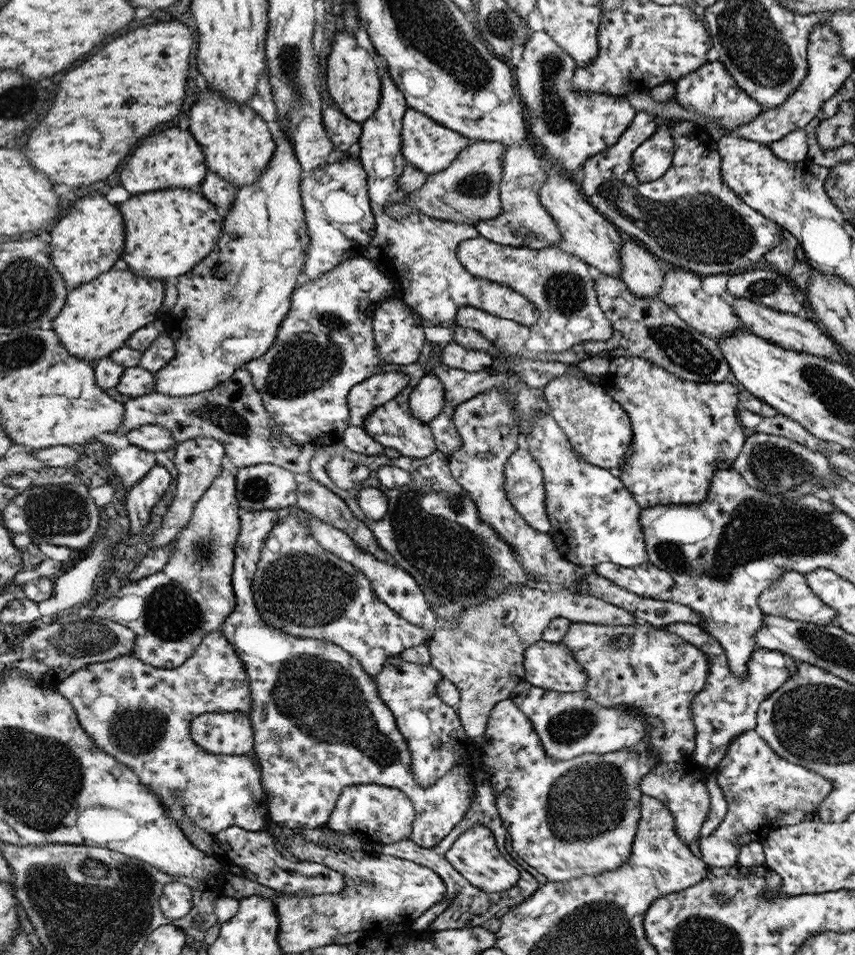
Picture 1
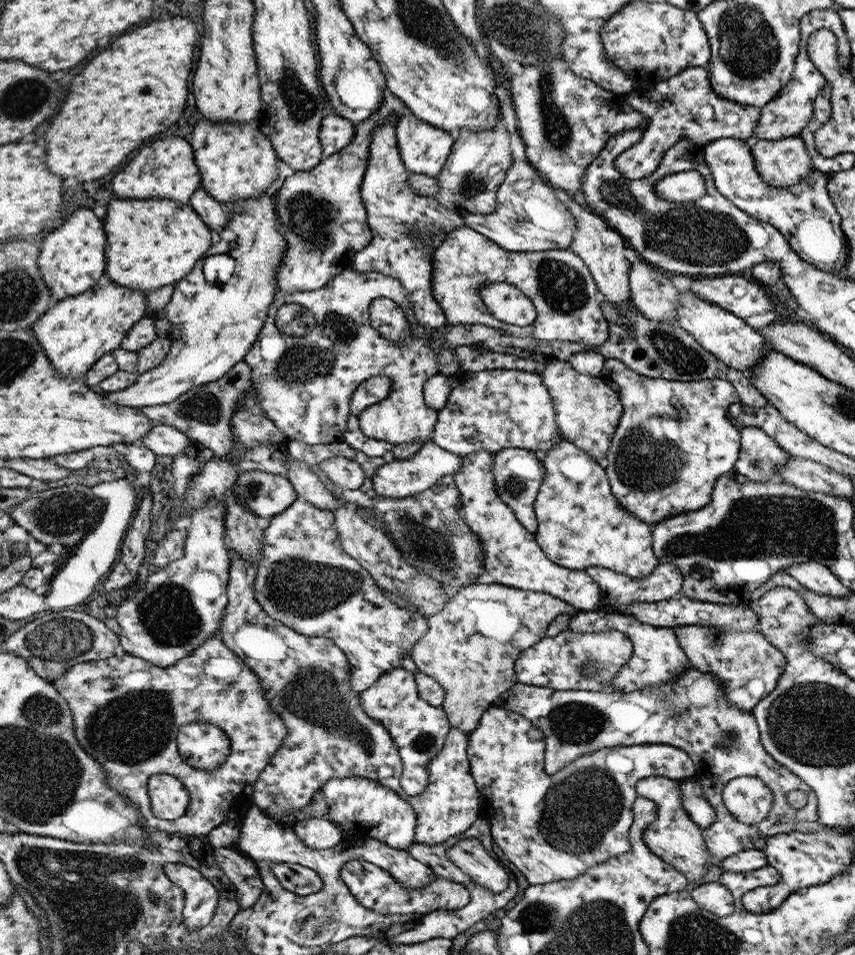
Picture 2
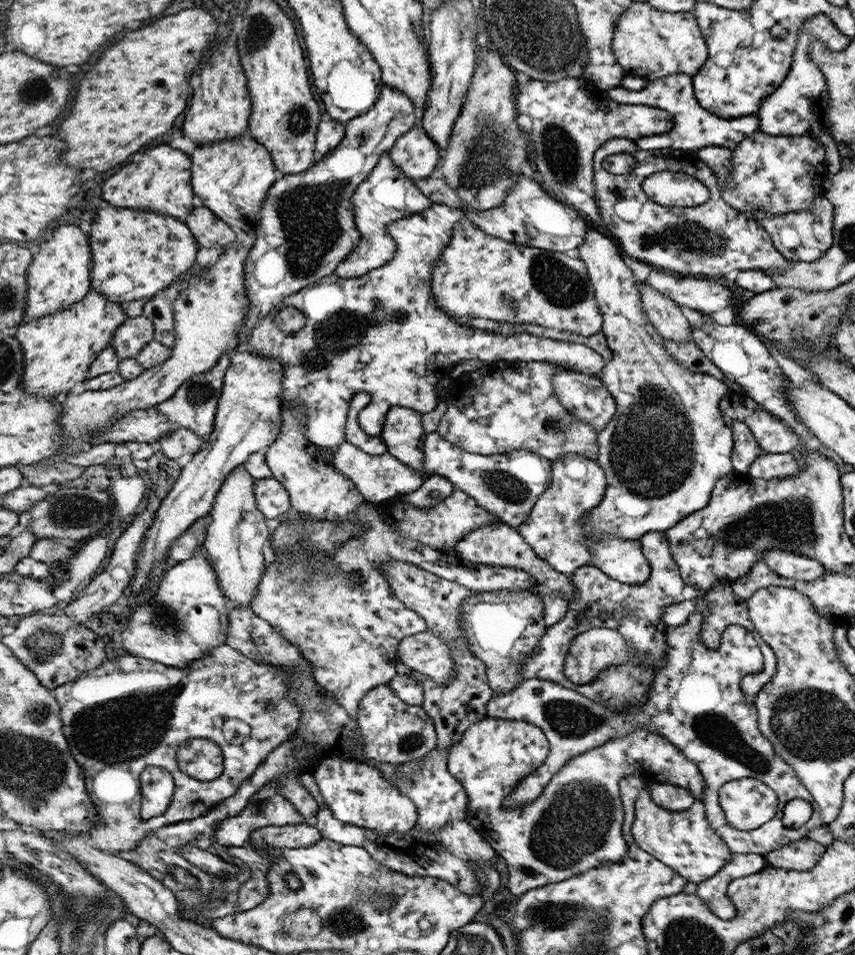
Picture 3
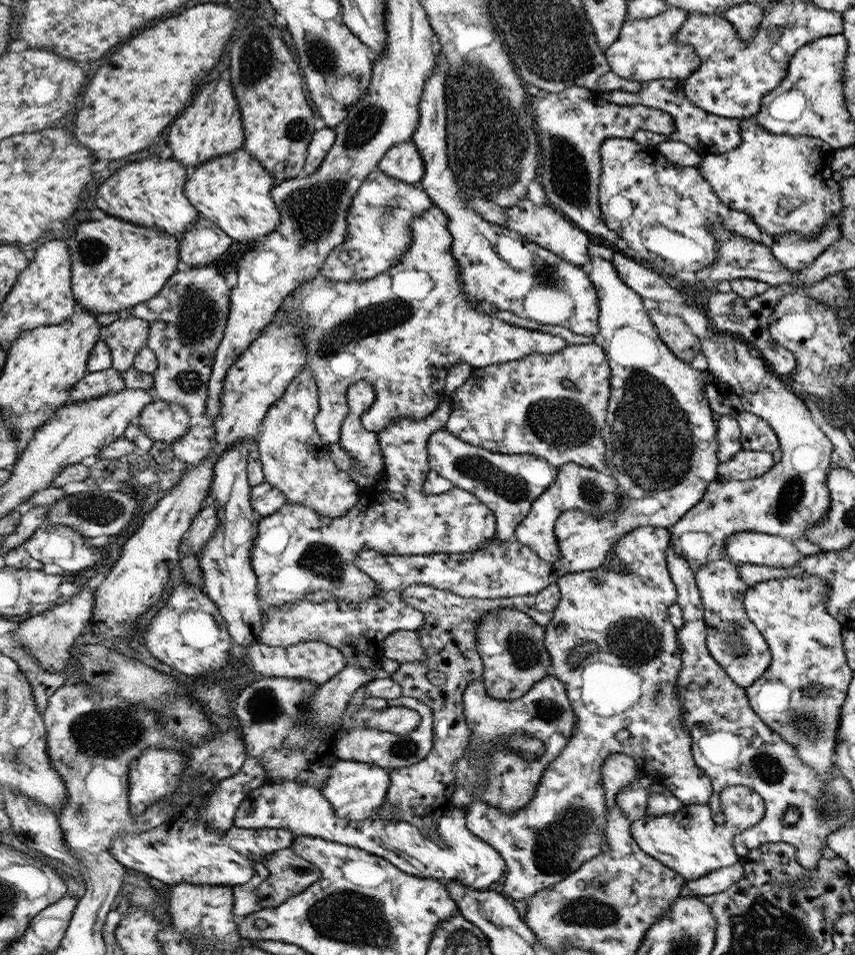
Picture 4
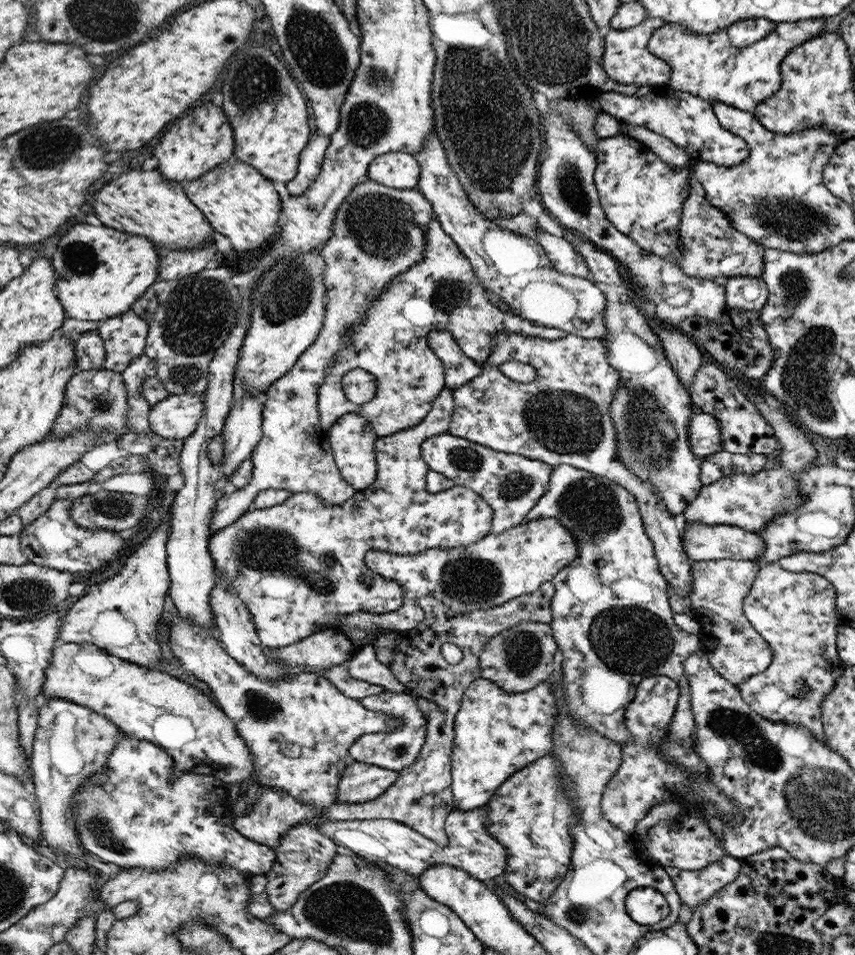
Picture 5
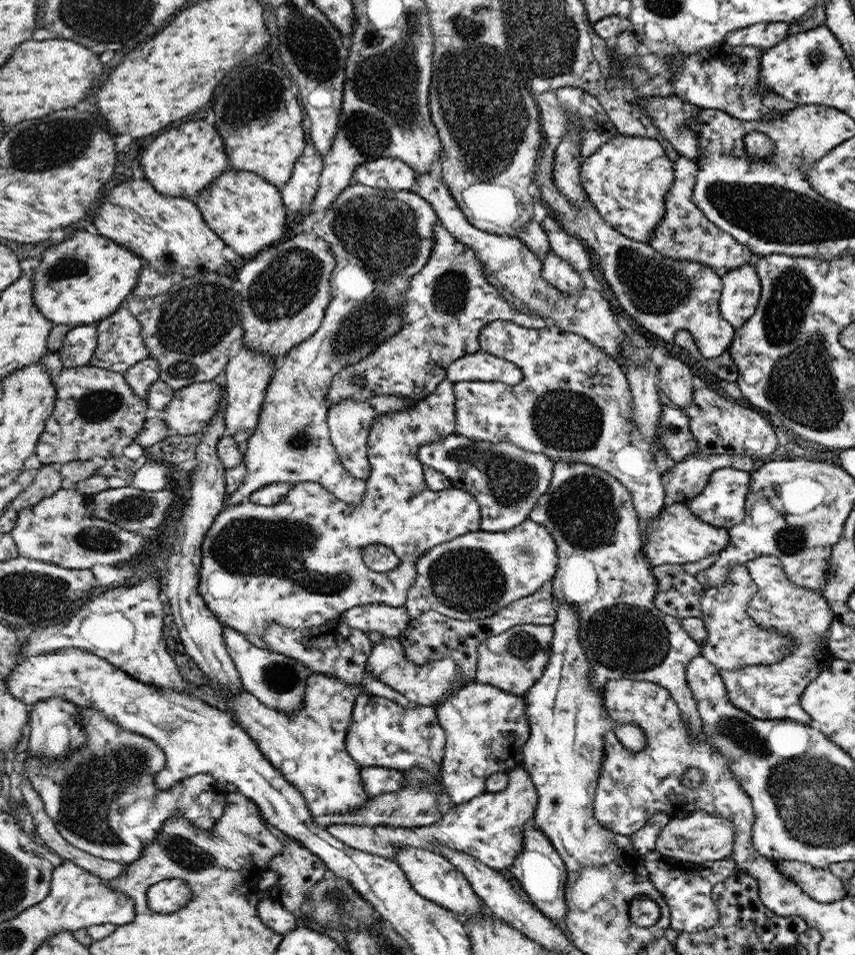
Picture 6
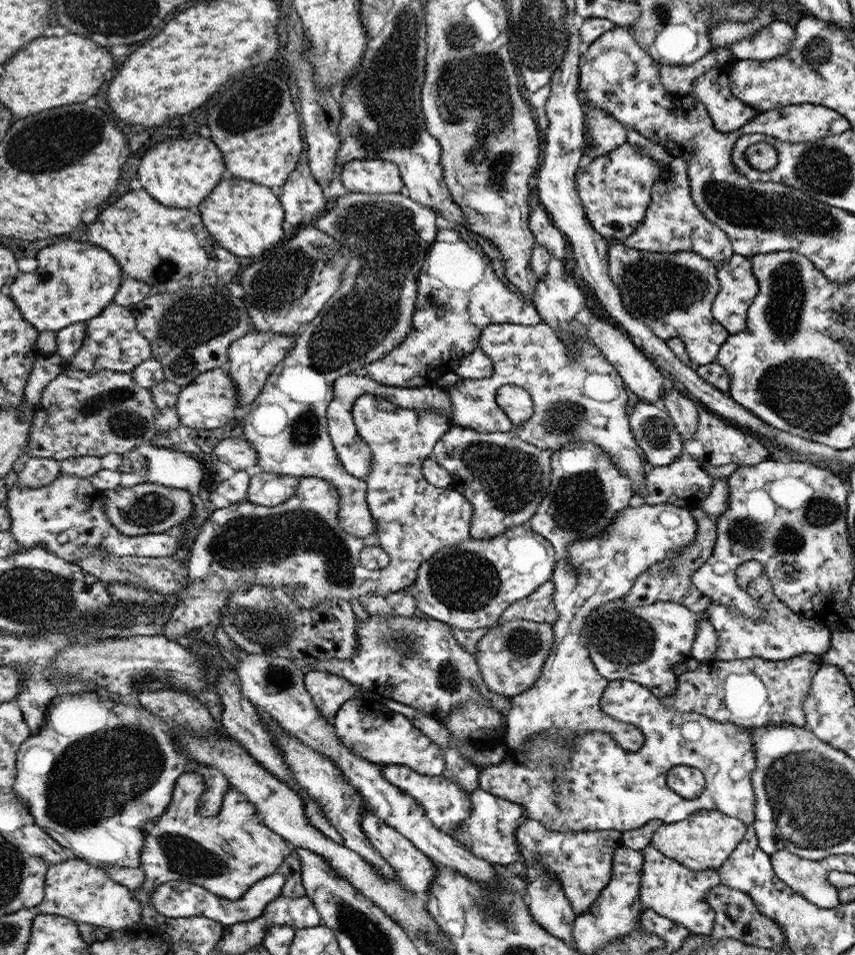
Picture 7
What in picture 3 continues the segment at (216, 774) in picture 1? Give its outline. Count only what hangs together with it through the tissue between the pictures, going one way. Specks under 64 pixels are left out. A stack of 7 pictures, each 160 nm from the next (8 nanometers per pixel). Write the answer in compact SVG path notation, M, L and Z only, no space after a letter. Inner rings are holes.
M219 645L205 658L192 660L187 668L171 667L134 654L122 656L122 660L104 662L96 670L81 674L74 682L58 687L54 695L62 705L62 720L71 751L85 770L89 793L98 809L99 819L90 835L104 852L119 856L121 852L137 848L151 832L180 821L200 818L214 808L217 801L234 795L254 776L253 772L269 752L299 728L302 715L301 706L290 692L289 674L282 667L264 661L259 663L229 645ZM230 718L242 720L251 728L247 741L240 745L230 744L224 739L222 726ZM189 738L207 738L221 748L224 767L218 779L200 781L181 770L178 750ZM148 767L170 770L176 786L169 810L154 818L143 815L142 774Z

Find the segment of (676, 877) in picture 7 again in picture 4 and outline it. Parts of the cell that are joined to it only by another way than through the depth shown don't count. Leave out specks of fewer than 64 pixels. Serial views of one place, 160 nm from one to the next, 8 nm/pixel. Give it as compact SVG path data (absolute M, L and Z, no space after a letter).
M741 862L731 864L729 867L719 868L709 872L696 880L686 880L686 886L690 888L696 897L717 895L726 890L731 884L738 882L743 877L744 871Z

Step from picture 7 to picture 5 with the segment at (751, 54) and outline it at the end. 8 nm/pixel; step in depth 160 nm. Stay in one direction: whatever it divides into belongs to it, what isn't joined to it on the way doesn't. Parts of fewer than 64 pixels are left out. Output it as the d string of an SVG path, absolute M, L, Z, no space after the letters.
M767 19L740 20L730 26L726 32L734 48L745 48L766 39L776 28L776 24Z

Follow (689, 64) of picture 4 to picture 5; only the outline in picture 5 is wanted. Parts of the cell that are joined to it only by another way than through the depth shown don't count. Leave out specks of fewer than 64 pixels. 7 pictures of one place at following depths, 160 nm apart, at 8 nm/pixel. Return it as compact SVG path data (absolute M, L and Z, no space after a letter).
M648 18L637 26L625 29L608 29L605 35L605 71L614 81L622 84L634 84L638 86L654 86L668 83L670 80L671 68L666 61L650 53L649 42L654 32L662 26L666 26L664 19Z

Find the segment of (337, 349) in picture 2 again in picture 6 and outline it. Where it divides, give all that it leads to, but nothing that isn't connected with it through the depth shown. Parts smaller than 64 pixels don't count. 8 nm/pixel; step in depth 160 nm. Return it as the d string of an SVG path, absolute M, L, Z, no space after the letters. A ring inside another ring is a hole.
M436 224L436 242L433 246L432 257L422 270L413 276L409 284L409 290L401 301L401 311L404 314L405 324L402 330L385 340L377 350L366 359L356 364L343 367L343 370L335 376L333 384L327 396L327 404L331 407L336 402L344 399L365 401L374 395L398 395L409 400L408 407L413 407L419 400L424 400L432 394L437 386L445 379L449 366L463 356L474 354L481 350L480 334L482 328L495 320L505 320L518 326L531 329L541 329L551 325L550 320L536 316L536 314L522 314L512 308L496 288L490 288L490 282L486 280L482 272L482 260L477 254L461 241L457 240L444 225ZM363 378L363 385L357 385L355 380Z

